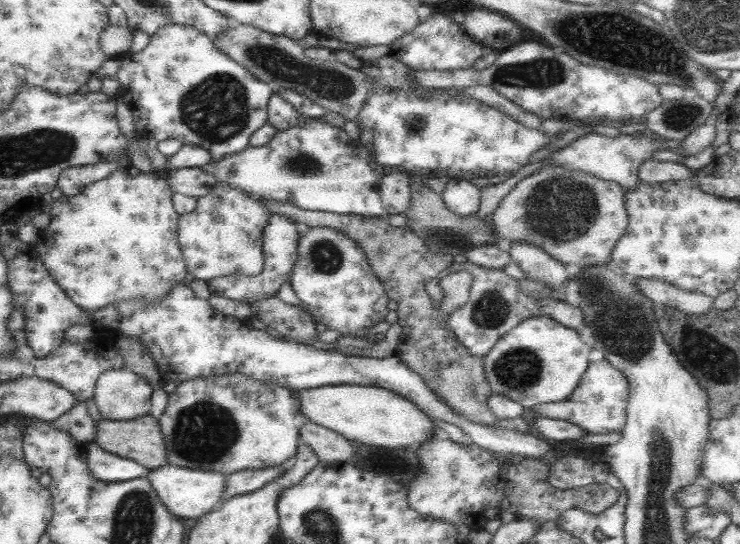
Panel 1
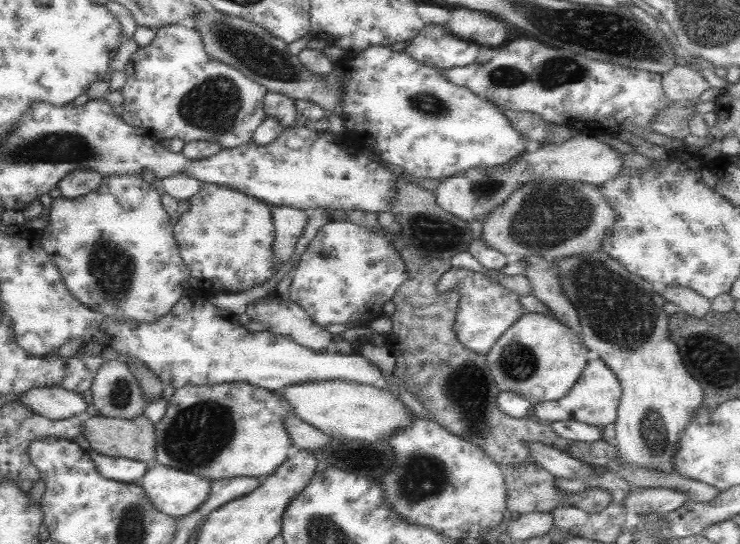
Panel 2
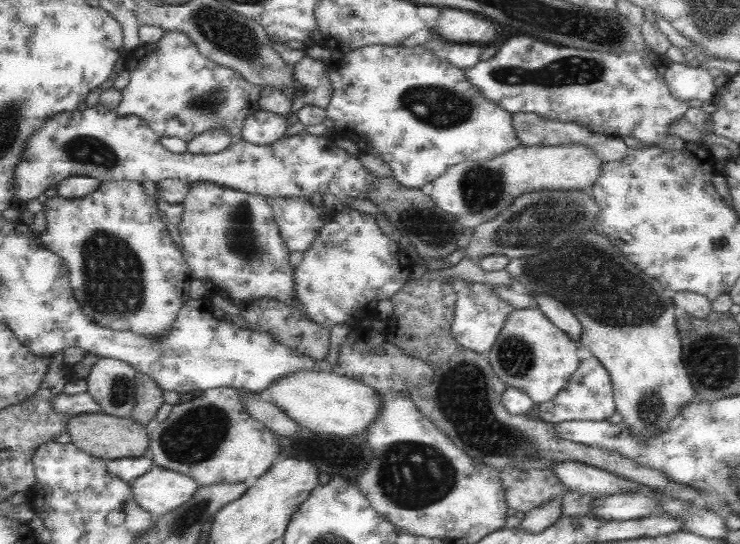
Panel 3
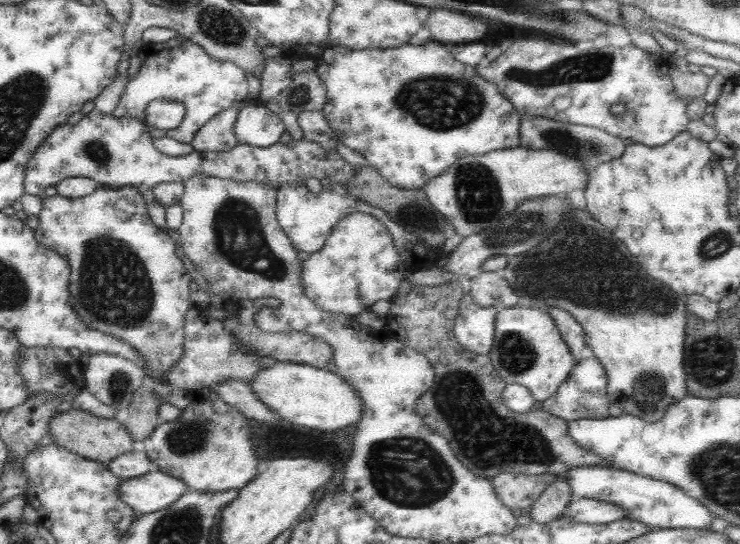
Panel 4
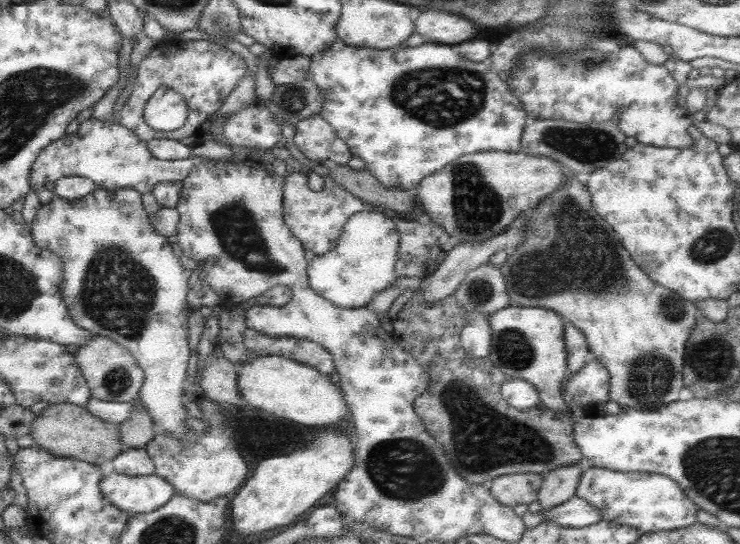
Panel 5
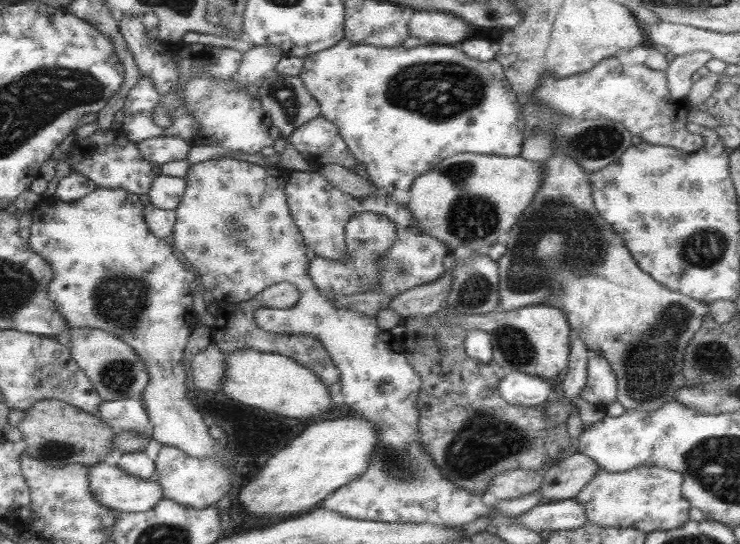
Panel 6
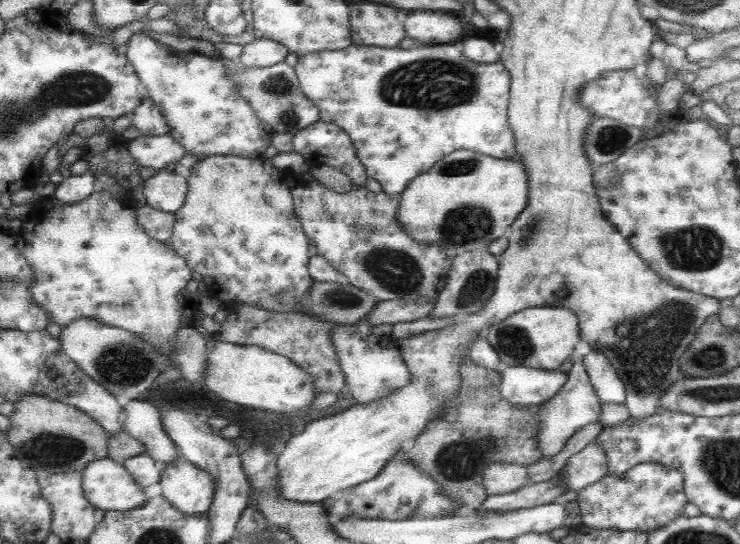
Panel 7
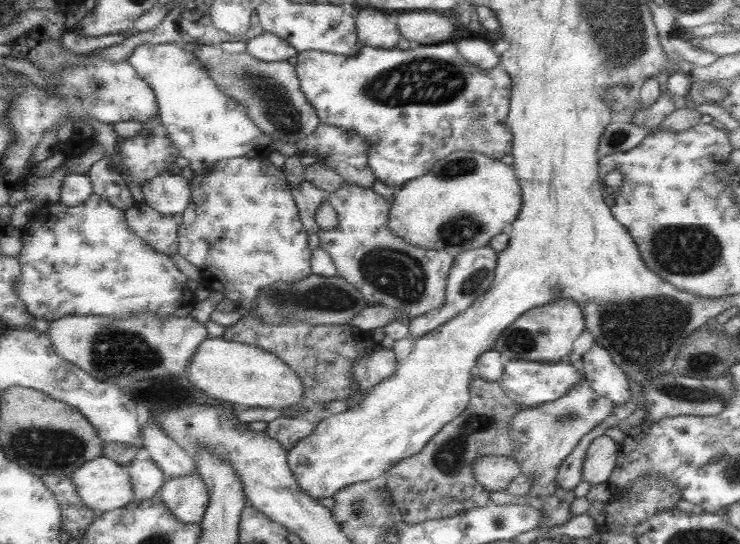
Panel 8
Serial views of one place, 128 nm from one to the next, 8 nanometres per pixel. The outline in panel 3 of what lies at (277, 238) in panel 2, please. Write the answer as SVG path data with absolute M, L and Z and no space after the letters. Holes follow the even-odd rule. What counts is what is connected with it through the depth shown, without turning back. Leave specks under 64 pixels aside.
M305 198L268 199L273 222L277 225L281 241L290 252L305 252L319 235L323 225L321 212Z

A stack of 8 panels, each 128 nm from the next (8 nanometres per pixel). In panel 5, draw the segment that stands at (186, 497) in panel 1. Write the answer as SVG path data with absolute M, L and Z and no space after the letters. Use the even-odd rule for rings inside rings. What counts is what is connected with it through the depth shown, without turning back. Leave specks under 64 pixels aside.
M109 472L101 476L101 495L129 516L157 510L175 495L169 482L155 474L125 476Z

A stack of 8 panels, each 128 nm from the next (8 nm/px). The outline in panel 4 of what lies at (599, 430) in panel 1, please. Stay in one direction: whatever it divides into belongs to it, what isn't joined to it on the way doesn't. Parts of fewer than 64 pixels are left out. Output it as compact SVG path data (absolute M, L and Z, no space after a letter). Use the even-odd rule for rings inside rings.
M595 357L580 359L569 370L569 375L561 382L552 397L541 401L541 410L557 416L559 420L577 420L581 418L603 419L609 416L606 397L606 375L601 363Z

